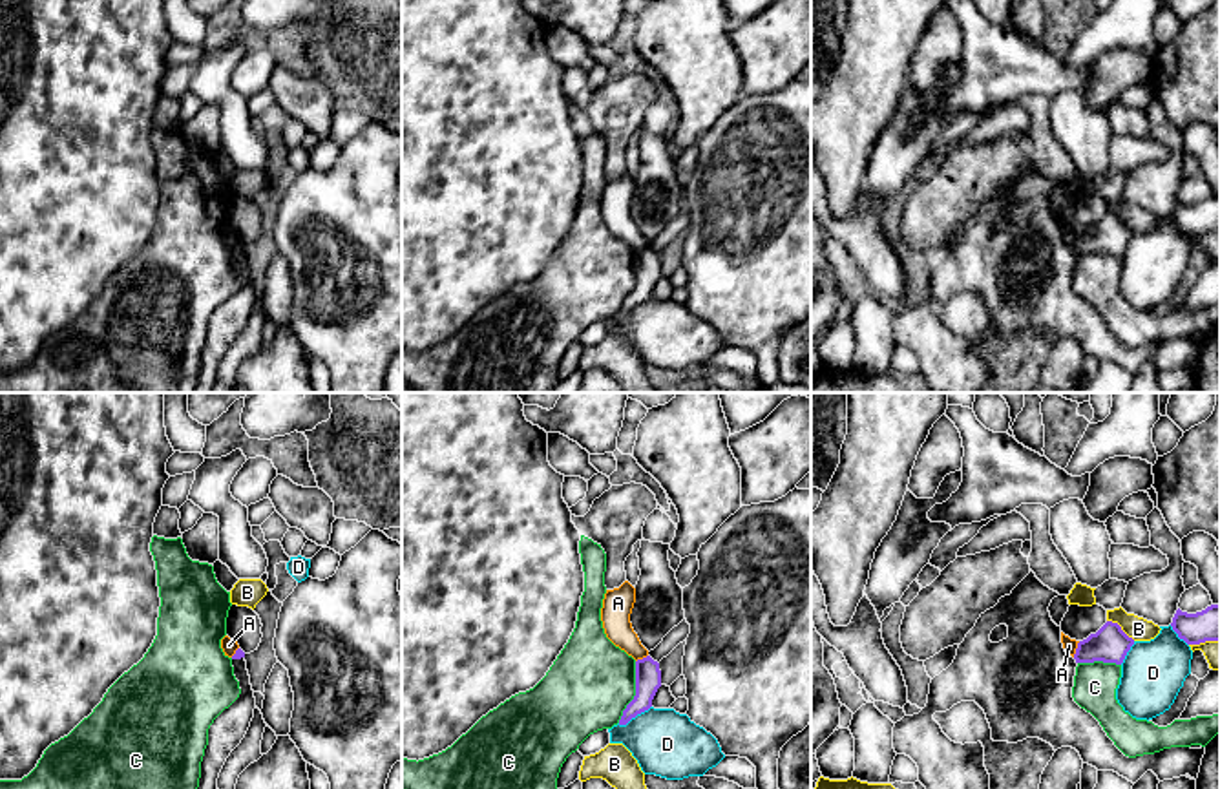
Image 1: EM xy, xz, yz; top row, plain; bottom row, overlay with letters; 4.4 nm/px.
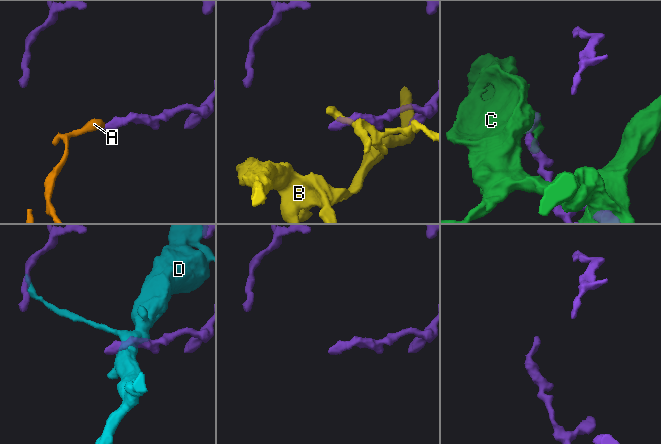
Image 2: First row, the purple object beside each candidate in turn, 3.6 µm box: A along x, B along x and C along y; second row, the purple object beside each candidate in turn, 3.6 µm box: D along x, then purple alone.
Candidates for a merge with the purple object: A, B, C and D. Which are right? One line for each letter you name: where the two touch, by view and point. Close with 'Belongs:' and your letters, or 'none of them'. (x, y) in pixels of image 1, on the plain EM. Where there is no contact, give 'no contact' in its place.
Belongs: none of them

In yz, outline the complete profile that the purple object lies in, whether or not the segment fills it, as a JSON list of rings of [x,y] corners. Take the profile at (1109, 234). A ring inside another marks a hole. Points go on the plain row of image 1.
[[[1107,212],[1096,225],[1078,234],[1076,254],[1116,254],[1121,256],[1134,236],[1118,214]]]

